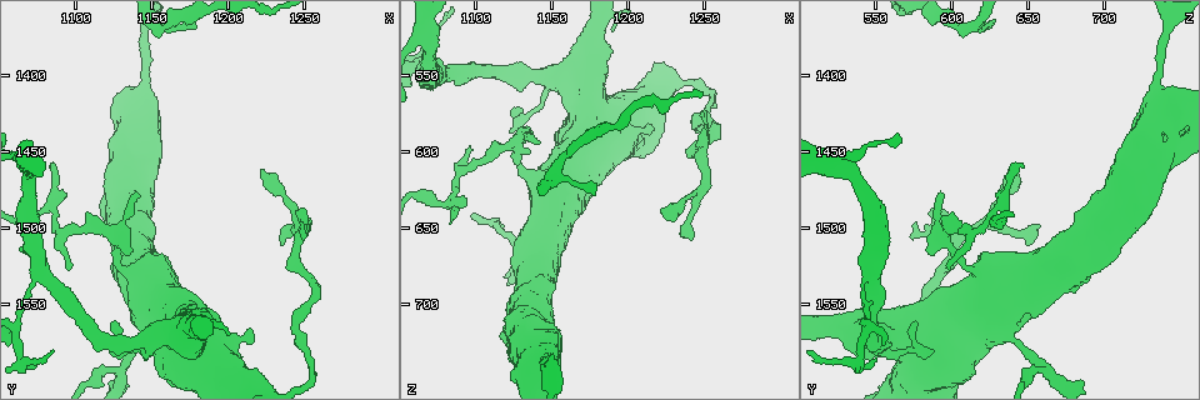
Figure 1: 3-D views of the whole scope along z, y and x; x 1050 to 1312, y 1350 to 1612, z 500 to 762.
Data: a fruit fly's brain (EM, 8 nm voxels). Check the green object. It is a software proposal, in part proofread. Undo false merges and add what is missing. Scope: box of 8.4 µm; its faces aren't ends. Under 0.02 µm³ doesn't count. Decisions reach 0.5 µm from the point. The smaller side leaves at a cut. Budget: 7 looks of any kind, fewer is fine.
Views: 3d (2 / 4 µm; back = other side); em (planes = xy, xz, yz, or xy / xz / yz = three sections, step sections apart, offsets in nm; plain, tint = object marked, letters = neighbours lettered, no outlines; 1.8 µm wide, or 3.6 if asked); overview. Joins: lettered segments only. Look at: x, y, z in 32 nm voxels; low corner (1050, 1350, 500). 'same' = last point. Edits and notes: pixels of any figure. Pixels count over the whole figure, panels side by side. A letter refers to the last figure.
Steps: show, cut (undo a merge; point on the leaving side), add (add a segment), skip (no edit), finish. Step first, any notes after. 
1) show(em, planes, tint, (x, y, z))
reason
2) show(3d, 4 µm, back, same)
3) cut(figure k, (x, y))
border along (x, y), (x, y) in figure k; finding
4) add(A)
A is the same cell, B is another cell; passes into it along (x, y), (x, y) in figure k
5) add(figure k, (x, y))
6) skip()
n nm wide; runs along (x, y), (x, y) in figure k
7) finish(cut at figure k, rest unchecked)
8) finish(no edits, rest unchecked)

show(em, yz, step 16, tint, (1130, 1594, 662))
three-way junction

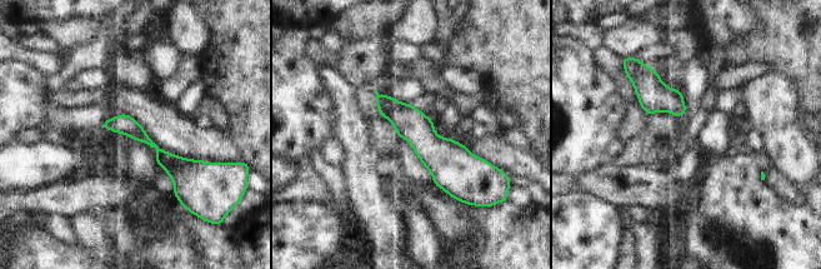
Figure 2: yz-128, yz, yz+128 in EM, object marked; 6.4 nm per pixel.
show(em, yz, step 16, letters, same)
see the neighbours

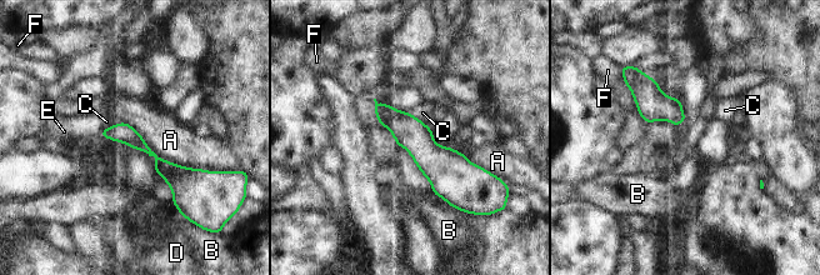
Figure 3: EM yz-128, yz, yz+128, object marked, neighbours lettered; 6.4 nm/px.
skip()
120 nm wide; A, B, C, D, E and F are other cells; border along (121, 121), (103, 130) in figure 3; one cell here

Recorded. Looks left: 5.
show(3d, 2 µm, (1250, 1506, 572))
branch stops here

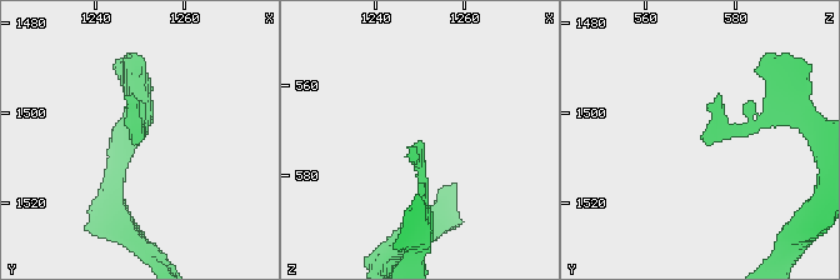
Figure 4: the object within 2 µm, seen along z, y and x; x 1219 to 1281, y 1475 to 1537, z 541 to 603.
show(em, planes, letters, (1251, 1507, 573))

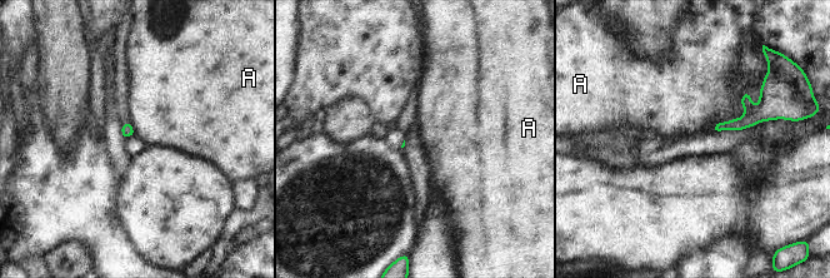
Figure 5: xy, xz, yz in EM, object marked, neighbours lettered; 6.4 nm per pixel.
skip()
A is another cell; runs along (766, 117), (716, 128) in figure 5; none of them fits

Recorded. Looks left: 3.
show(3d, 4 µm, (1156, 1568, 552))
abrupt turn

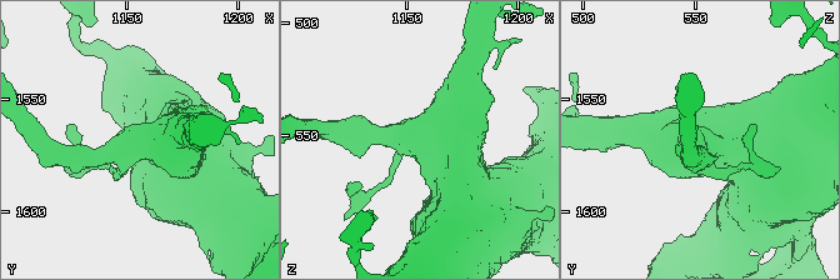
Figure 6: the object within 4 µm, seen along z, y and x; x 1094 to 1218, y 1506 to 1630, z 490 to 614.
show(em, 3.6 µm, planes, tint, (1158, 1571, 550))
now the EM

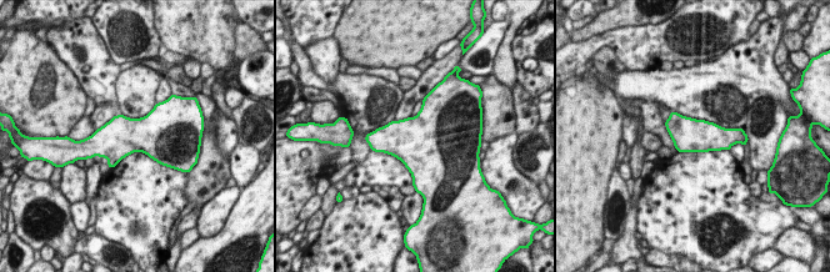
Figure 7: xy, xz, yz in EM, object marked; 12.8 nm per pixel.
show(em, 3.6 µm, planes, letters, same)
see the neighbours

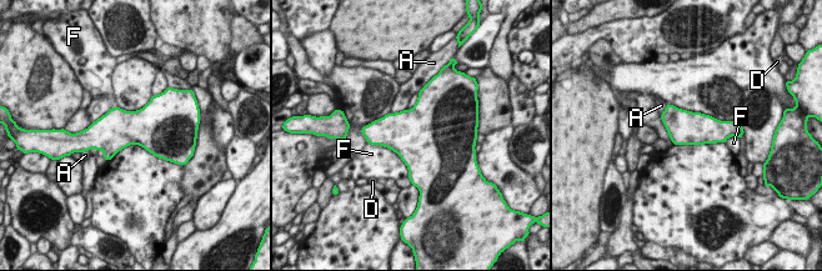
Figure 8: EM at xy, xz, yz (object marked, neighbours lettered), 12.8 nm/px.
skip()
A, D and F are other cells; one cell here

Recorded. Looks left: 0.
finish(no edits, rest unchecked)

